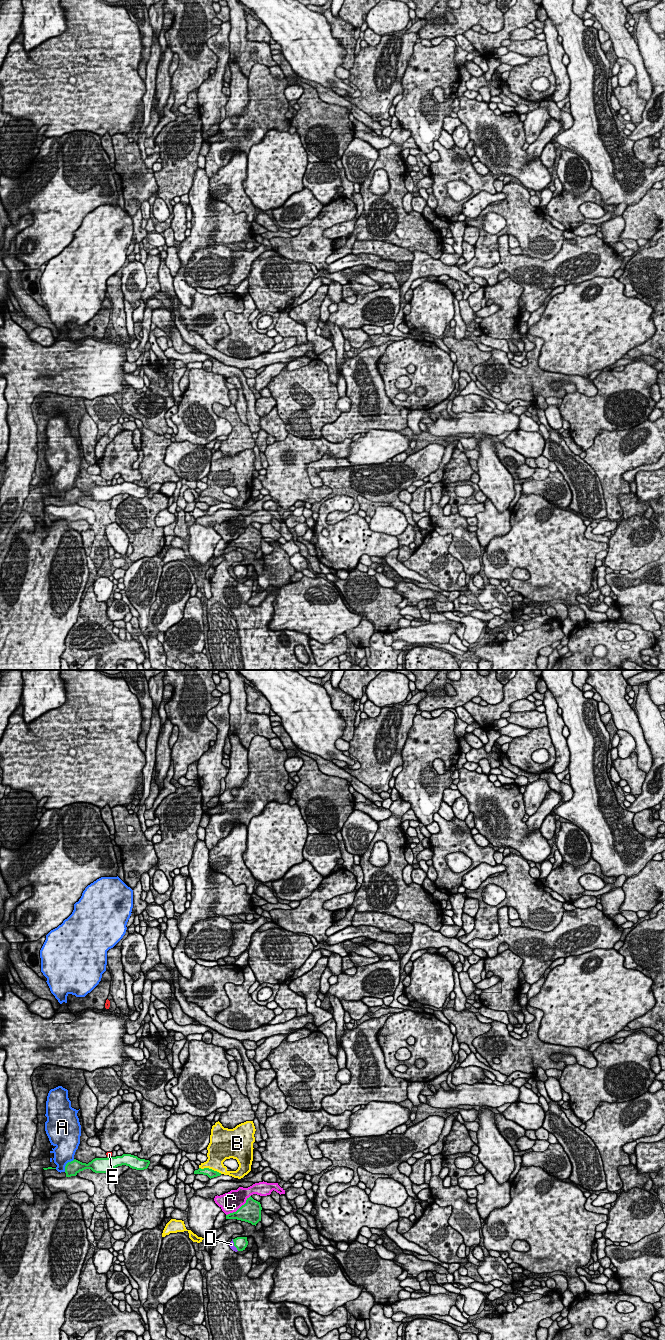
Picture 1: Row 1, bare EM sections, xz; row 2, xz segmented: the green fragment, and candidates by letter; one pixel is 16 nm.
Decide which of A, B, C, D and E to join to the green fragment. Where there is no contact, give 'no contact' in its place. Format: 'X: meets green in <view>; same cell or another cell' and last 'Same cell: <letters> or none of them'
A: meets green in xz; another cell
B: meets green in xz; another cell
C: meets green in xz; another cell
D: meets green in xz; another cell
E: meets green in xz; another cell
Same cell: none of them

